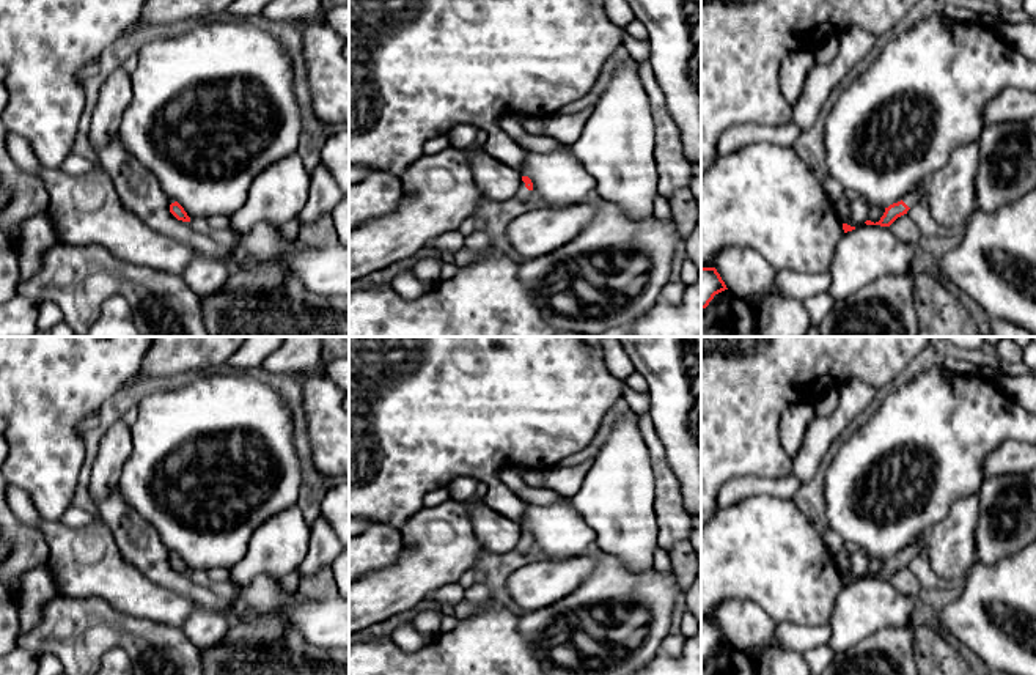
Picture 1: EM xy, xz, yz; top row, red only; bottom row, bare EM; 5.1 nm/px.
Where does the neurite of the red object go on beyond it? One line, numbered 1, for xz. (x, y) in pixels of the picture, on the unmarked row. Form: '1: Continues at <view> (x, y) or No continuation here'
1: Continues at xz (522, 545)

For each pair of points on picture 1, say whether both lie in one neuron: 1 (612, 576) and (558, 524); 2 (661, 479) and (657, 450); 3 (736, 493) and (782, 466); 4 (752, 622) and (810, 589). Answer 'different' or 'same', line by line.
1: different
2: same
3: different
4: different

